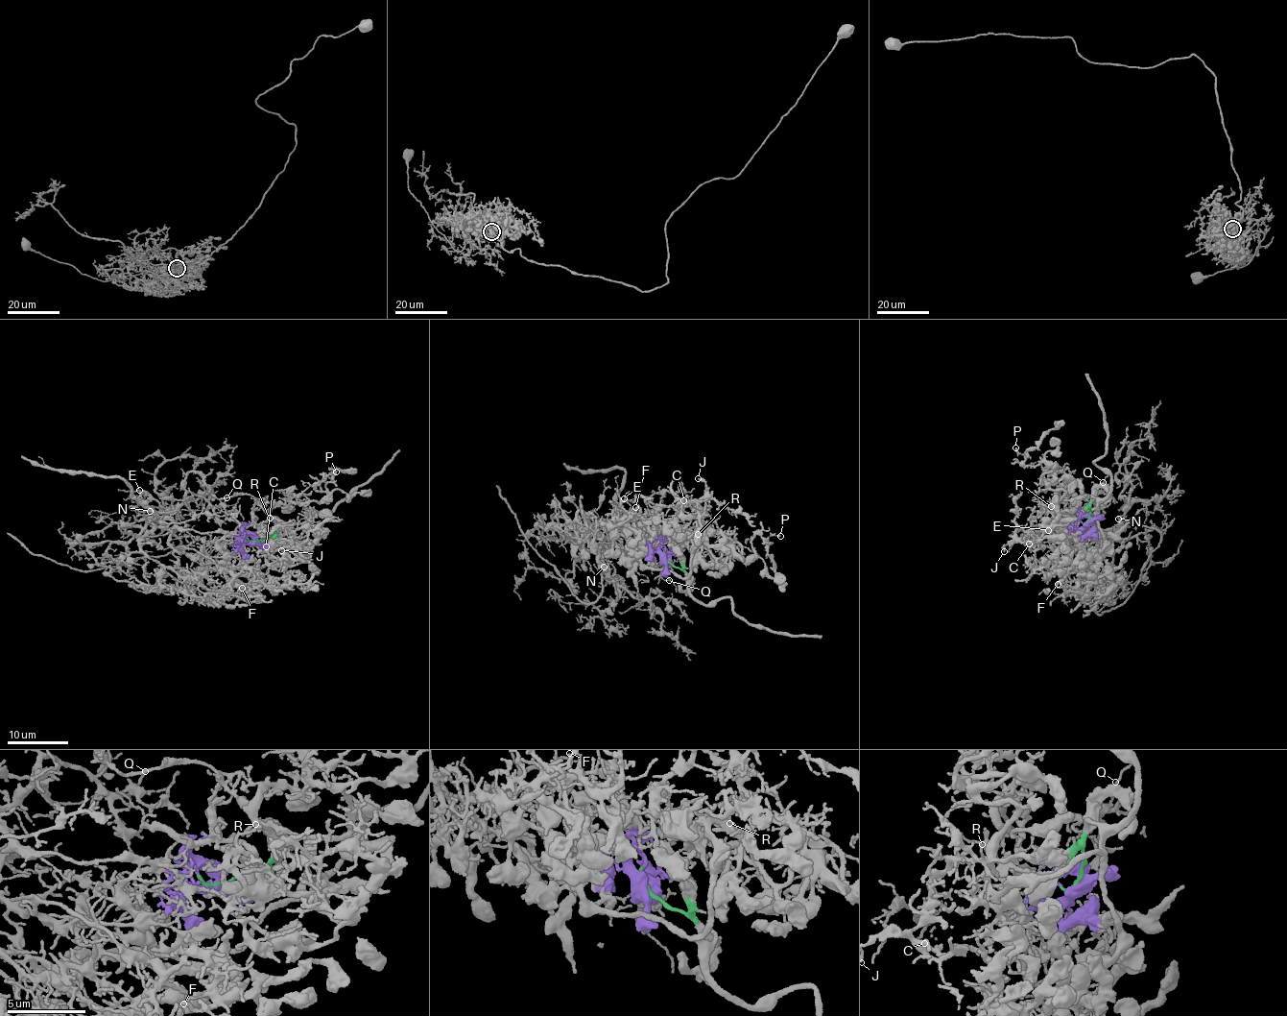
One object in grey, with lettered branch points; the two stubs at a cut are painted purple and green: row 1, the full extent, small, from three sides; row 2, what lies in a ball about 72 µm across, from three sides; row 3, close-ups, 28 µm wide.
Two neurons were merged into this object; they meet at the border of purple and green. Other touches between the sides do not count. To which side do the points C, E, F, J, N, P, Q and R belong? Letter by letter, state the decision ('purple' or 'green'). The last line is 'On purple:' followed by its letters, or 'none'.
C: green
E: purple
F: green
J: green
N: purple
P: green
Q: purple
R: green
On purple: E, N, Q

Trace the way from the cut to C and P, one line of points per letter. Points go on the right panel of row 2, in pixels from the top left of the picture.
C: (1087, 521), (1089, 508), (1075, 517), (1065, 533), (1050, 545), (1038, 548), (1028, 544)
P: (1087, 521), (1089, 508), (1059, 507), (1050, 488), (1064, 476), (1042, 478), (1047, 464), (1015, 447)

